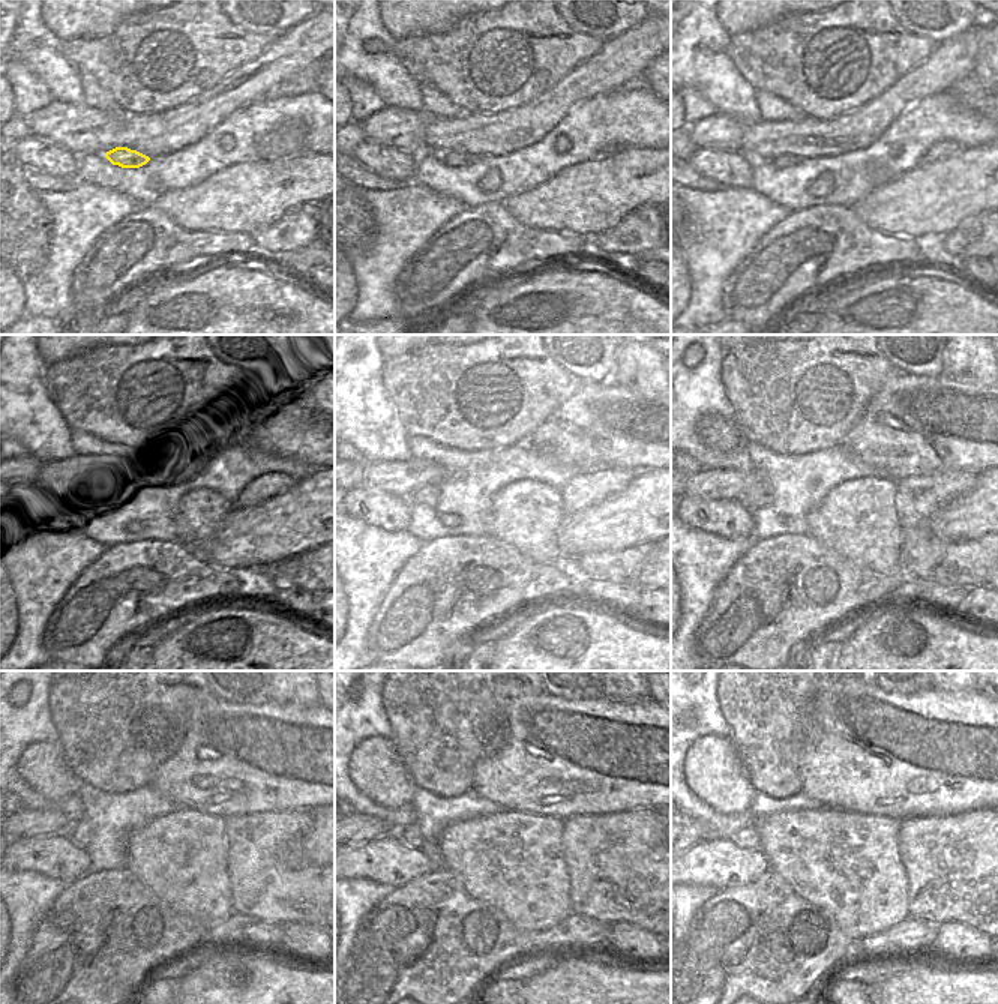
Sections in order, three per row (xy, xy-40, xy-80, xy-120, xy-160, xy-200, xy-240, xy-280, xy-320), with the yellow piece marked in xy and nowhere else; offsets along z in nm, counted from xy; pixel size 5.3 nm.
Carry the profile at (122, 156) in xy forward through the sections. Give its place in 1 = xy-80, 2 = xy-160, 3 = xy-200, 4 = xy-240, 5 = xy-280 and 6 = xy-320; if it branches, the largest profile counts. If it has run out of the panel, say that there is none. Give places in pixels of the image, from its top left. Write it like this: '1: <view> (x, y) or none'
1: xy-80 (785, 161)
2: xy-160 (428, 495)
3: xy-200 (758, 494)
4: xy-240 (80, 833)
5: xy-280 (411, 836)
6: xy-320 (748, 838)

